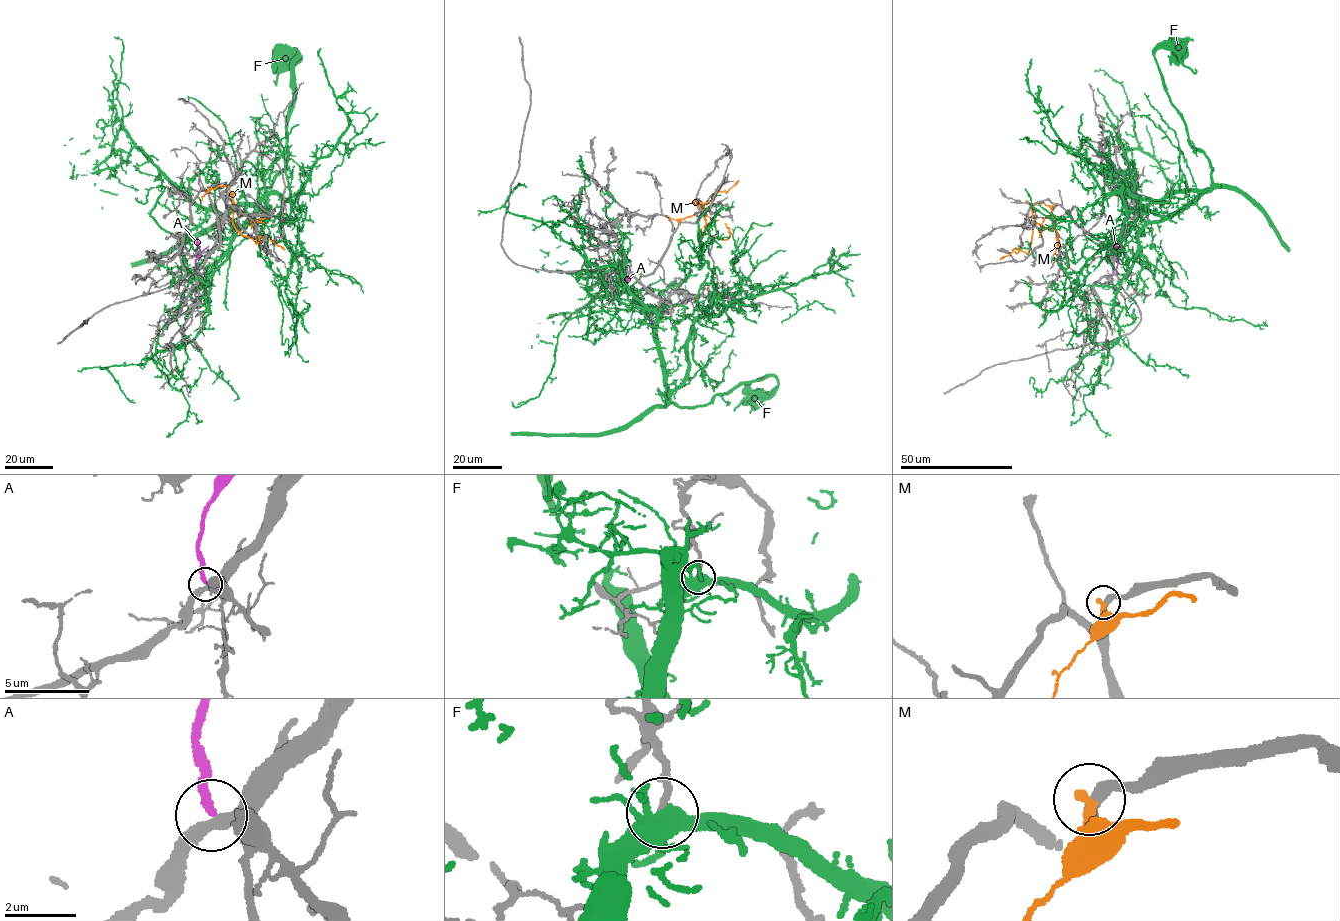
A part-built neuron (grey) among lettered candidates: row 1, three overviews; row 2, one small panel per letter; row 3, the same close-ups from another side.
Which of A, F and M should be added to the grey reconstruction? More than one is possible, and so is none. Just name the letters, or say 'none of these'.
none of these

